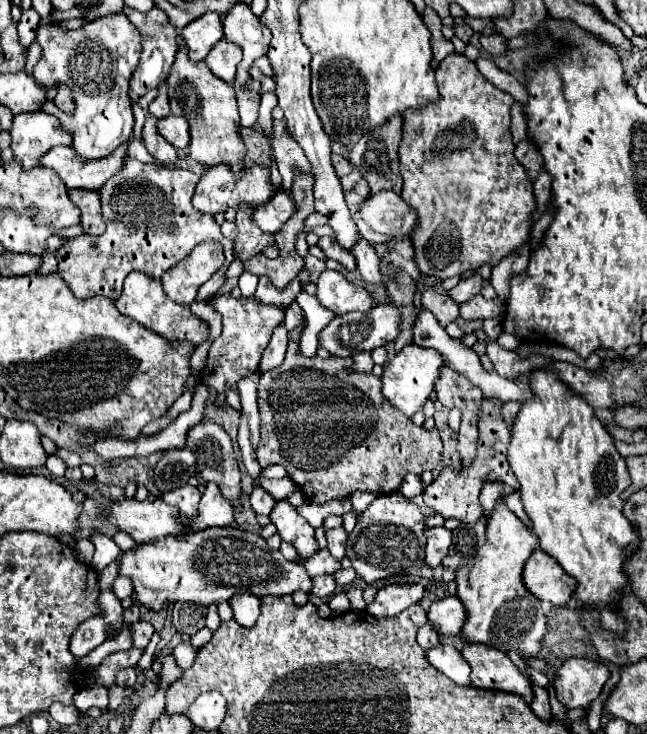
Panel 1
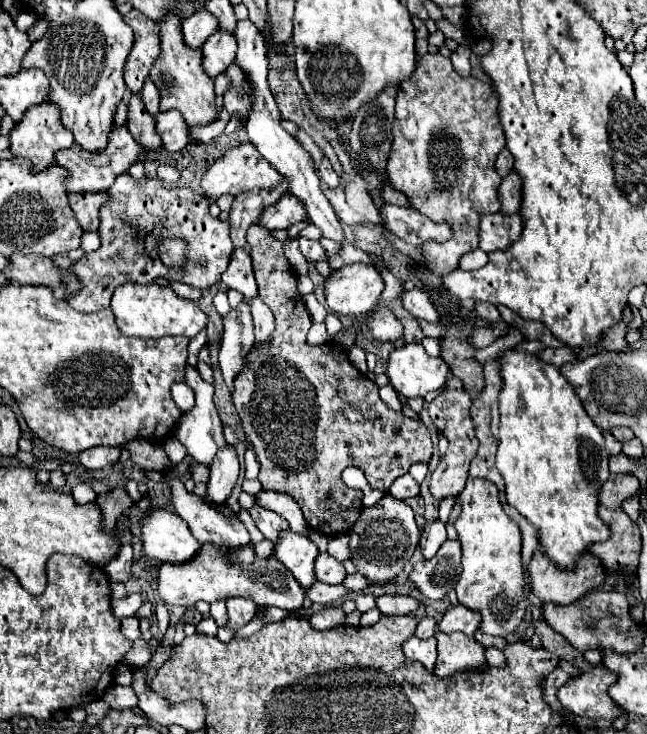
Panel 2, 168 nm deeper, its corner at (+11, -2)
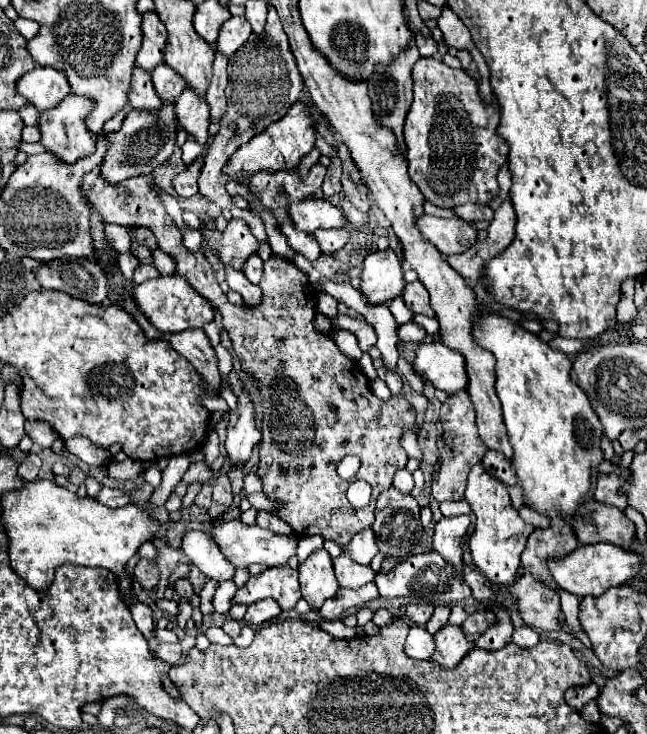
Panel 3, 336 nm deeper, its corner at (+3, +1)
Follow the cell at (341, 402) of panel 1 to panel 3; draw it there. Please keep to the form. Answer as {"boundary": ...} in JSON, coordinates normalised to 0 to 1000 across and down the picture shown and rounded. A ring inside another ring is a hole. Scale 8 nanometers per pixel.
{"boundary":[[[153,228],[134,236],[125,247],[125,266],[131,277],[156,293],[162,304],[178,304],[190,309],[227,309],[240,315],[246,337],[264,347],[274,358],[274,375],[292,383],[292,388],[308,396],[332,421],[338,421],[343,431],[343,443],[354,454],[360,465],[363,486],[372,495],[372,503],[388,511],[397,522],[403,549],[406,549],[406,574],[403,574],[403,604],[400,604],[400,639],[397,647],[406,655],[406,672],[416,680],[437,683],[437,693],[428,696],[434,707],[440,707],[459,729],[496,729],[499,734],[515,734],[527,748],[539,734],[577,715],[580,707],[580,683],[589,669],[601,666],[607,658],[607,647],[614,639],[623,639],[632,628],[626,612],[620,609],[620,595],[626,584],[635,584],[648,593],[648,582],[641,576],[641,557],[638,552],[623,544],[620,538],[607,538],[601,546],[592,546],[577,538],[573,519],[558,508],[555,495],[539,489],[524,478],[524,473],[515,467],[515,462],[502,454],[493,454],[484,446],[487,435],[487,394],[478,386],[478,377],[453,358],[431,347],[419,347],[416,356],[410,356],[410,372],[400,386],[405,394],[406,407],[397,418],[379,418],[363,416],[351,410],[348,399],[342,396],[326,358],[320,356],[314,339],[292,342],[283,334],[283,323],[270,307],[270,301],[255,290],[249,274],[230,255],[230,241],[206,241],[193,249],[168,252],[156,244]],[[533,620],[552,620],[558,625],[558,636],[549,647],[549,653],[570,655],[577,663],[573,685],[561,693],[549,693],[533,672],[539,663],[539,655],[527,653],[521,647],[521,634]]]}

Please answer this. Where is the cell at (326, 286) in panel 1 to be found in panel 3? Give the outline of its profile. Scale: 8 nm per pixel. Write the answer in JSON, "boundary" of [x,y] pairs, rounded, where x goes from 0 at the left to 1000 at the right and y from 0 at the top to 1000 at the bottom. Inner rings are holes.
{"boundary":[[[604,339],[570,345],[561,353],[555,396],[573,416],[589,416],[611,407],[620,402],[623,391],[620,356]]]}

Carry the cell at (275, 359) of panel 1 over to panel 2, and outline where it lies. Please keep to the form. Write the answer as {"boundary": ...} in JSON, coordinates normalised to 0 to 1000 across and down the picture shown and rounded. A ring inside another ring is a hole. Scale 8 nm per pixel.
{"boundary":[[[403,406],[385,409],[385,420],[388,420],[391,441],[394,441],[394,466],[413,466],[425,450],[419,422],[403,411]]]}

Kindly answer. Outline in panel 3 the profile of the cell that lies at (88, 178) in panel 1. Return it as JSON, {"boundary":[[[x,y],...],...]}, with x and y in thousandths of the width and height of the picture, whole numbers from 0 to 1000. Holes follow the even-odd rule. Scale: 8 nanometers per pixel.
{"boundary":[[[252,143],[249,151],[243,151],[243,157],[230,157],[230,151],[199,149],[190,165],[190,173],[184,178],[162,184],[165,208],[162,208],[162,217],[156,219],[156,241],[165,249],[187,249],[202,241],[230,238],[267,208],[270,178],[274,178],[274,162],[270,162],[267,146]]]}

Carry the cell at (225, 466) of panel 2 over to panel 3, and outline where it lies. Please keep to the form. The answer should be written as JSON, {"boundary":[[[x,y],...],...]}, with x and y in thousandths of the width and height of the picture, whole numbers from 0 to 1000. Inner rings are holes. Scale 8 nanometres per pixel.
{"boundary":[[[382,535],[369,538],[366,560],[357,560],[354,582],[351,582],[351,601],[348,614],[354,623],[357,636],[379,634],[388,623],[391,609],[403,601],[403,590],[394,584],[394,563]]]}

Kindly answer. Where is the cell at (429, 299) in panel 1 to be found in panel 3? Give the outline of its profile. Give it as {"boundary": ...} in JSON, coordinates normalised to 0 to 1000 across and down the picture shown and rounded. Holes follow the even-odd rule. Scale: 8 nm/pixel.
{"boundary":[[[641,383],[641,386],[632,386],[623,396],[623,407],[626,407],[626,416],[638,424],[638,426],[651,426],[651,429],[660,429],[660,432],[672,432],[666,416],[663,416],[663,399],[657,394],[657,388],[651,383]]]}

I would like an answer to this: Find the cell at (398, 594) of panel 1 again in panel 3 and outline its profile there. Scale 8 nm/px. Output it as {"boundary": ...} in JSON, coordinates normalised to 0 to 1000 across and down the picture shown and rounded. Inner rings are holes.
{"boundary":[[[632,822],[629,824],[629,832],[626,832],[626,838],[638,846],[638,849],[660,849],[663,843],[666,843],[666,838],[669,838],[669,824],[663,824],[663,822]]]}

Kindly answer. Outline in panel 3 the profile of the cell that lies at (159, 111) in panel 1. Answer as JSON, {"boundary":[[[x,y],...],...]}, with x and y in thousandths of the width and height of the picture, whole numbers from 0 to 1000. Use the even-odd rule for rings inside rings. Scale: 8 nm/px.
{"boundary":[[[255,86],[240,91],[240,97],[233,99],[233,108],[236,108],[240,124],[252,140],[274,138],[274,132],[286,121],[286,113],[280,113],[280,108],[274,108],[274,99],[267,94],[255,91]]]}

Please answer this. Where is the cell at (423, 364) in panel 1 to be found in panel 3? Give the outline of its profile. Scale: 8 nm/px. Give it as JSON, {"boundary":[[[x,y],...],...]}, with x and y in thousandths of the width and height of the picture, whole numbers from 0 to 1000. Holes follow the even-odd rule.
{"boundary":[[[651,465],[645,470],[638,505],[694,538],[722,527],[716,484],[691,475],[679,465]]]}

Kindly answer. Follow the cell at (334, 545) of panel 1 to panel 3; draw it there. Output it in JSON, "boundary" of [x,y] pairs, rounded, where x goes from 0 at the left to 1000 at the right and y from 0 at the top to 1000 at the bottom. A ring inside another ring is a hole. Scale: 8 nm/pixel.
{"boundary":[[[564,721],[552,726],[536,743],[533,743],[533,756],[543,759],[546,764],[558,770],[570,770],[570,764],[583,756],[583,740],[577,734],[577,723]]]}

